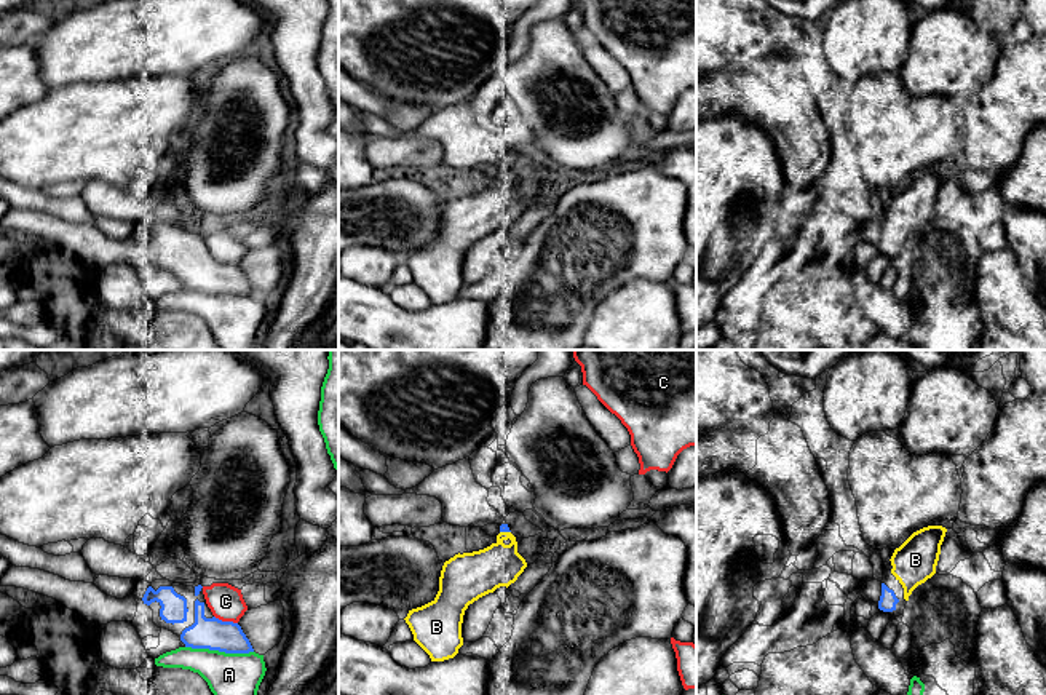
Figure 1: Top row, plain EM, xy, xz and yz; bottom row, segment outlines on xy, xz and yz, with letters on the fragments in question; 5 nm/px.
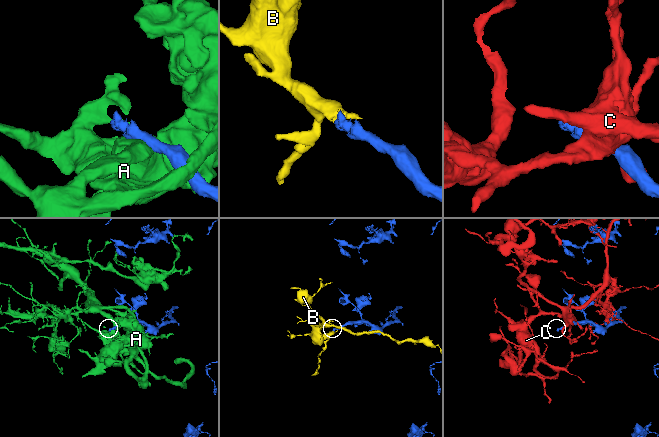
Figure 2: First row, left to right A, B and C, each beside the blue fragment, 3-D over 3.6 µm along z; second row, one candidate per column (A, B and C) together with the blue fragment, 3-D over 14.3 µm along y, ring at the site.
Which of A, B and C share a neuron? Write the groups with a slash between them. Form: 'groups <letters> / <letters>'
groups A / B / C

